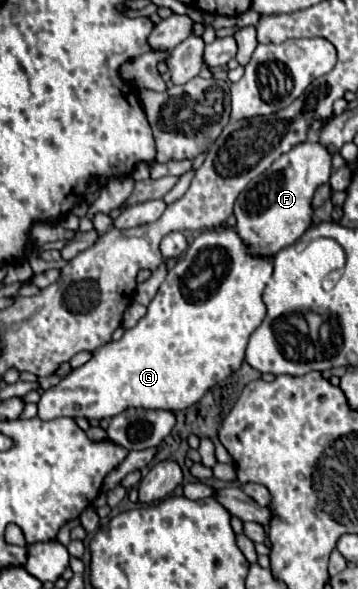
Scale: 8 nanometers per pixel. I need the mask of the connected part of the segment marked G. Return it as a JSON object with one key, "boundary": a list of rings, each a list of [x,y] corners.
{"boundary":[[[213,227],[203,231],[185,251],[185,255],[169,269],[167,279],[147,307],[147,315],[139,319],[133,329],[127,329],[119,341],[109,341],[107,345],[95,349],[91,361],[79,369],[73,369],[57,387],[41,395],[41,401],[37,403],[39,419],[109,419],[127,407],[179,411],[195,405],[211,387],[225,381],[241,367],[249,335],[265,319],[261,295],[263,283],[269,281],[271,273],[273,257],[253,257],[245,249],[241,237],[237,237],[235,227]]]}

